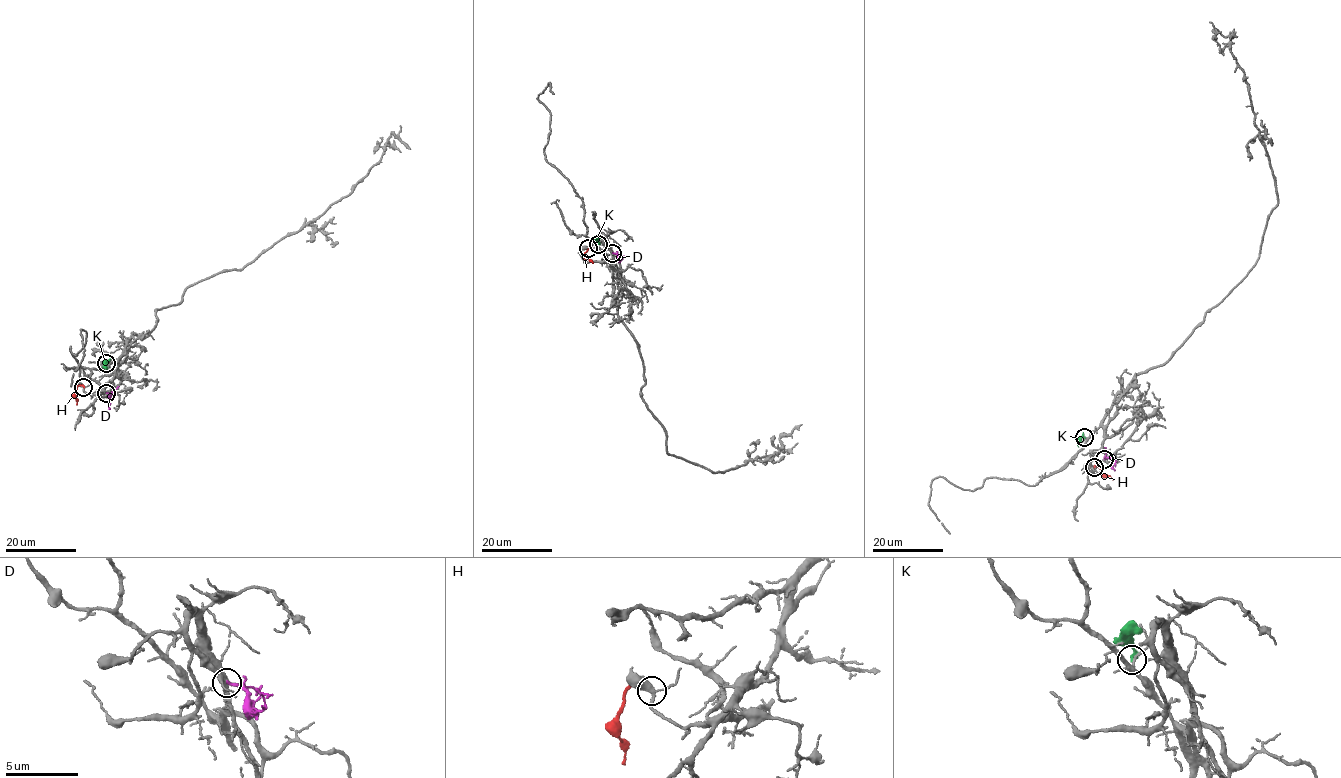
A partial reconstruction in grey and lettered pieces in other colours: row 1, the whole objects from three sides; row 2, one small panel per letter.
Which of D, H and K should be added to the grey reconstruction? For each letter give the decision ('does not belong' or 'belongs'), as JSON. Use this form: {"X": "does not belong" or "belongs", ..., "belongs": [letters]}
{"D": "belongs", "H": "belongs", "K": "does not belong", "belongs": ["D", "H"]}

